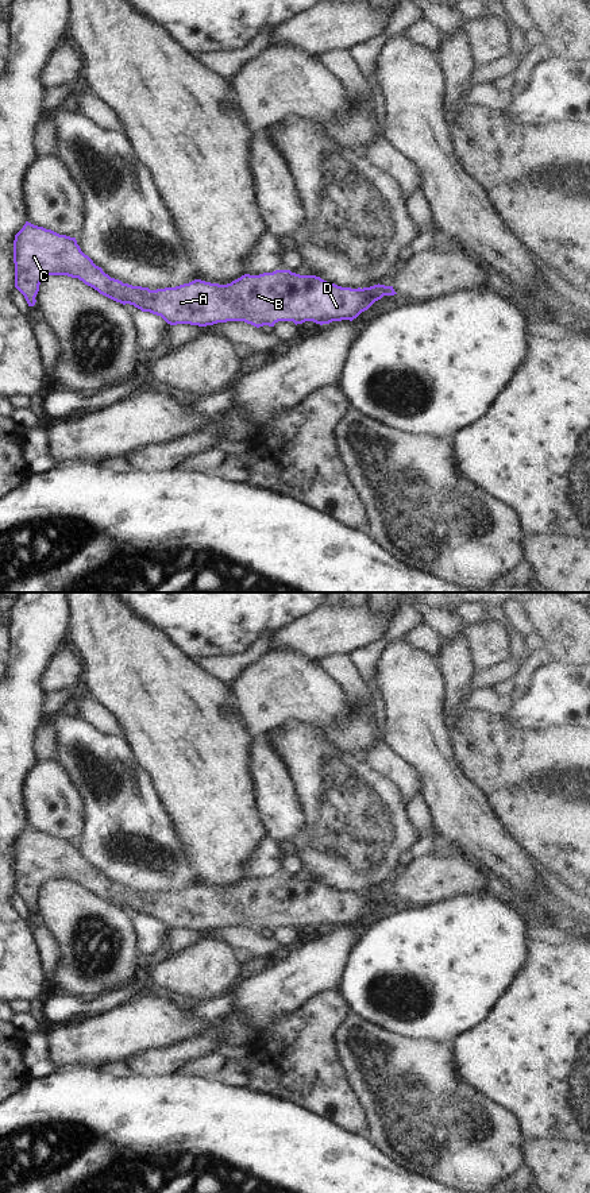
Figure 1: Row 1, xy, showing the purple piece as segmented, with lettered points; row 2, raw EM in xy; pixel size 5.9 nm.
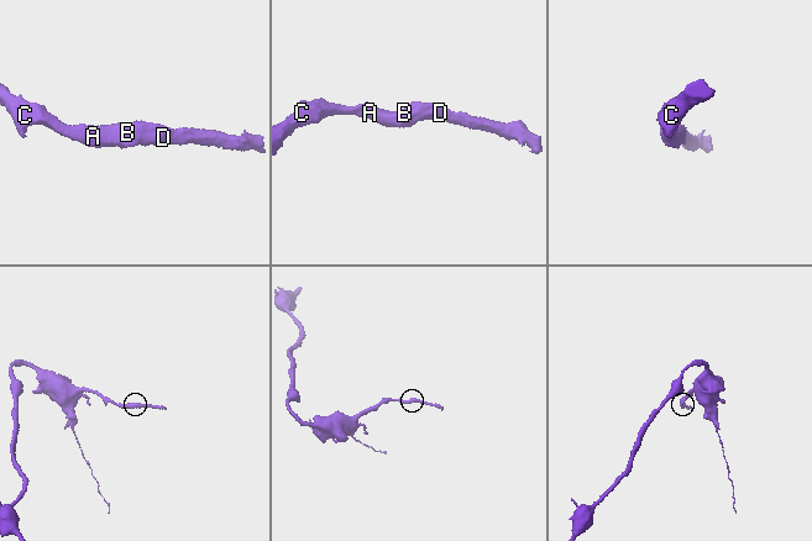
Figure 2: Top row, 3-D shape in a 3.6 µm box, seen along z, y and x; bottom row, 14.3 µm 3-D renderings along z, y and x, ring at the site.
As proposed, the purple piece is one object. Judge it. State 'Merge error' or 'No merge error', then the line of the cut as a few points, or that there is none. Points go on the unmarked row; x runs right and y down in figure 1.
No merge error. No split

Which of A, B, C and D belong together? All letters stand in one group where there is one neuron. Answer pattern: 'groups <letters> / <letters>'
groups A B C D

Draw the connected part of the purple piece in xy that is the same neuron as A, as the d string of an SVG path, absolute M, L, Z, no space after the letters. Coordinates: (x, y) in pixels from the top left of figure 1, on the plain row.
M28 826L15 839L14 845L15 892L24 900L28 911L34 911L41 887L49 880L68 880L78 883L100 899L120 907L130 908L142 916L161 920L167 928L190 928L198 931L227 926L244 926L257 933L274 931L278 926L293 926L296 930L305 926L329 928L332 926L356 923L383 900L397 899L393 891L374 889L370 892L342 892L316 880L300 880L290 875L275 875L259 880L244 879L227 889L194 884L176 892L150 895L132 891L111 883L85 860L76 842L59 839L51 834L34 830Z

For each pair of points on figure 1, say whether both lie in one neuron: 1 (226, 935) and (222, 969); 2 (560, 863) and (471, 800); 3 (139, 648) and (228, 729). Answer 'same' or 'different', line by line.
1: different
2: different
3: same

